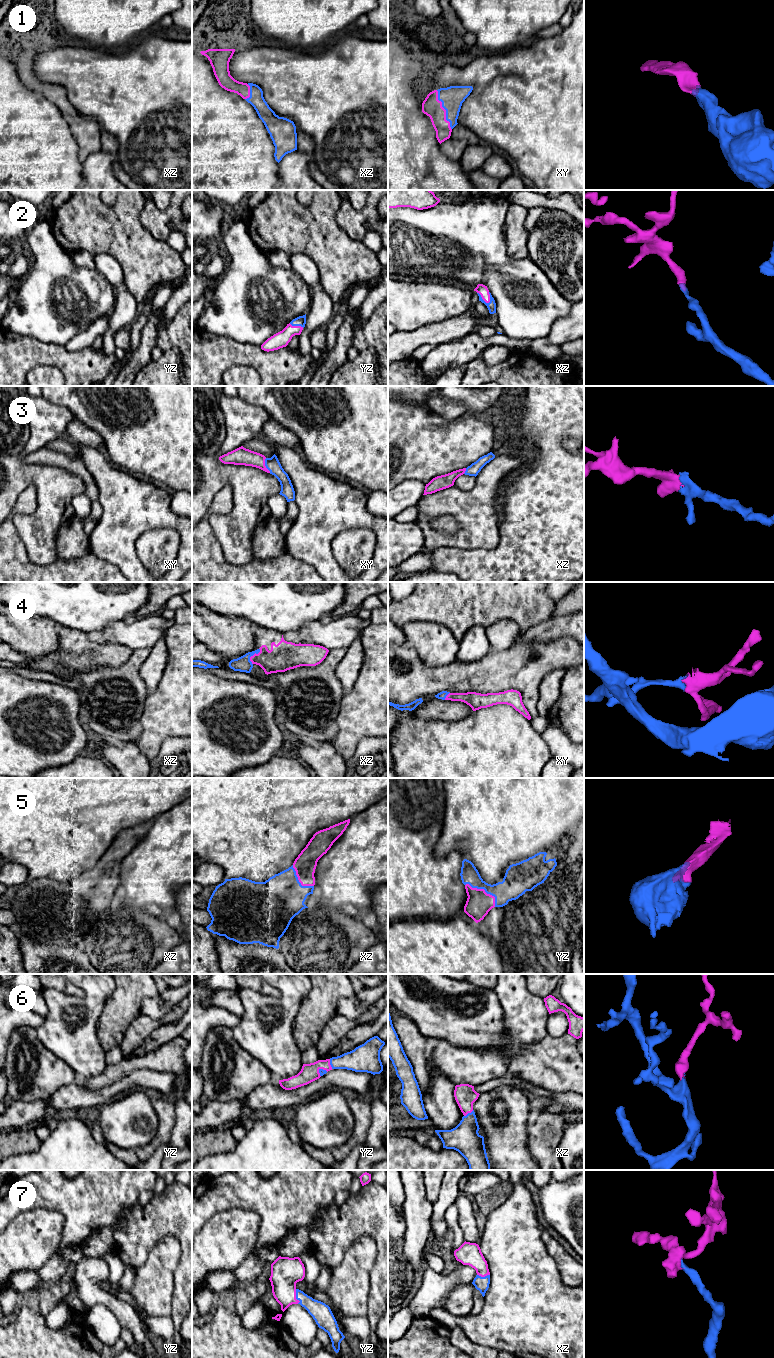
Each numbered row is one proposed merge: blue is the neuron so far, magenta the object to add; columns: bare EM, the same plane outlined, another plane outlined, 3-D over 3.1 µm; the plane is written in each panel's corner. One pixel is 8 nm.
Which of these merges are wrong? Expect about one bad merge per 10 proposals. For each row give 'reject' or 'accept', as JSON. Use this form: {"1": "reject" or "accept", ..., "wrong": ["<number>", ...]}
{"1": "accept", "2": "accept", "3": "accept", "4": "accept", "5": "accept", "6": "accept", "7": "accept", "wrong": []}

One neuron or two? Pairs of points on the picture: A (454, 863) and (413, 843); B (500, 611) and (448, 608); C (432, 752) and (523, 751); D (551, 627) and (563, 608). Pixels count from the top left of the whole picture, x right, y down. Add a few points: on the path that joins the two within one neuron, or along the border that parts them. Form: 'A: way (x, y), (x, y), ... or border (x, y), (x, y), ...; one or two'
A: way (444, 863), (433, 863), (423, 853); one
B: way (487, 609), (471, 610), (469, 608), (461, 608); one
C: way (455, 752), (500, 752); one
D: border (573, 611), (551, 617); two

